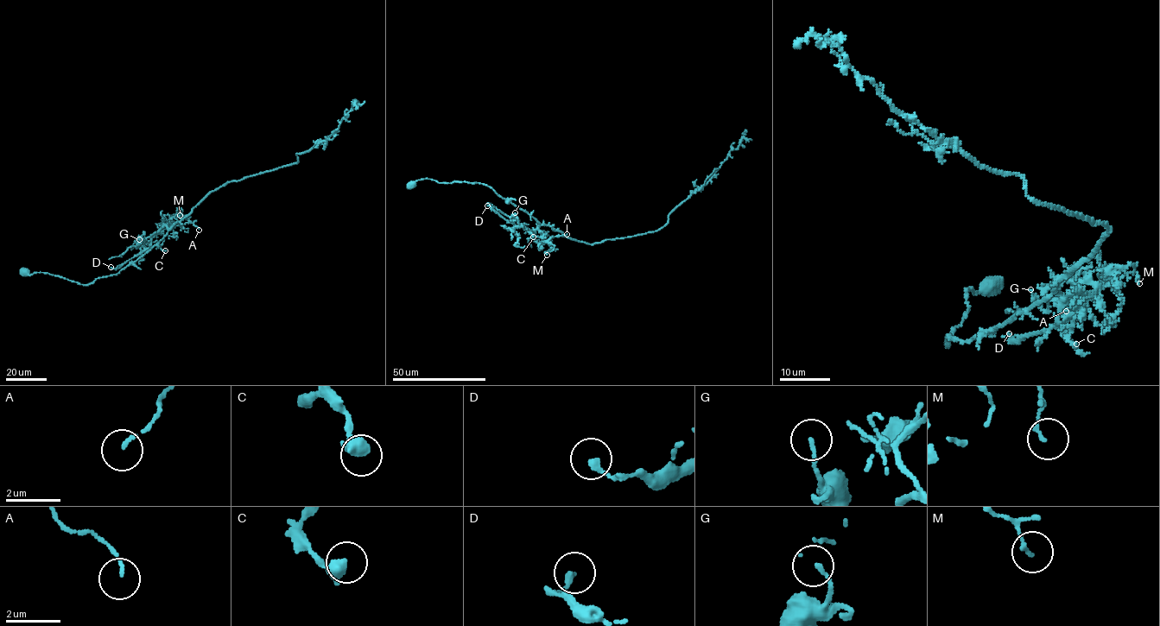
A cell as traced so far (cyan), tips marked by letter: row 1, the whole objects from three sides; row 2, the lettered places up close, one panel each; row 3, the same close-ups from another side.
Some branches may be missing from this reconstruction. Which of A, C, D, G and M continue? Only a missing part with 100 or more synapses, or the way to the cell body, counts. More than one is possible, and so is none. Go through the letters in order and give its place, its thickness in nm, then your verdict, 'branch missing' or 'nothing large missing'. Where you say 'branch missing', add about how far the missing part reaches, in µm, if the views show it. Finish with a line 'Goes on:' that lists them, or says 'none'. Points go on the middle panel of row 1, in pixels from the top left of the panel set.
A: at (567, 234); 100 nm thick; nothing large missing
C: at (533, 237); 500 nm thick; nothing large missing
D: at (487, 205); 200 nm thick; nothing large missing
G: at (515, 212); 90 nm thick; nothing large missing
M: at (547, 255); 120 nm thick; nothing large missing
Goes on: none

